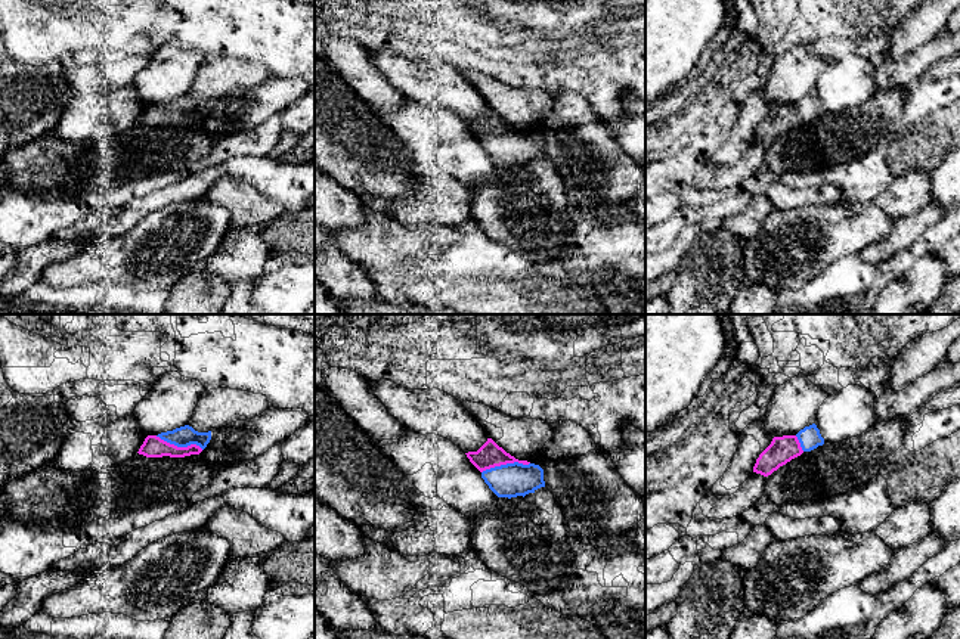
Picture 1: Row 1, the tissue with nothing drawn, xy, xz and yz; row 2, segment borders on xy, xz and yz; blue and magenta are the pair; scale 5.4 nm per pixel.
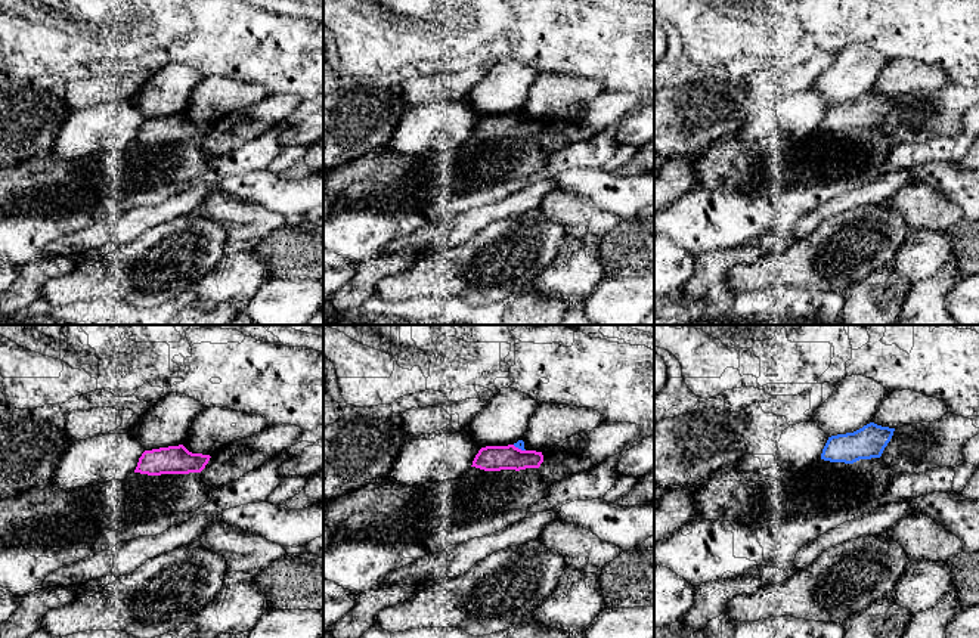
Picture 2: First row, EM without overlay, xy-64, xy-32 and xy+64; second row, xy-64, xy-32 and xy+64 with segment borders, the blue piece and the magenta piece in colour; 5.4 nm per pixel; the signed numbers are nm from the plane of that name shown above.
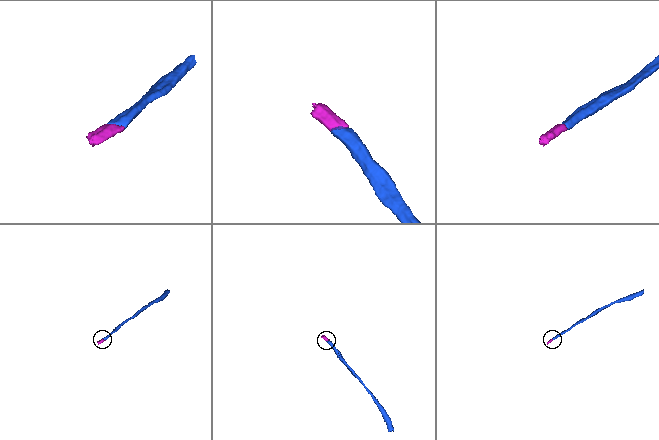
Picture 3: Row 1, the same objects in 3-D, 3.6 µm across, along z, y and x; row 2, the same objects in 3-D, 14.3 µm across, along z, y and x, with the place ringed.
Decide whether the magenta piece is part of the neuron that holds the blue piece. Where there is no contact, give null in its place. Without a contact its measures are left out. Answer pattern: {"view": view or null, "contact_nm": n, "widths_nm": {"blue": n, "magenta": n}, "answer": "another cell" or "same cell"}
{"view": "xz", "contact_nm": 280, "widths_nm": {"blue": 190, "magenta": 140}, "answer": "same cell"}

